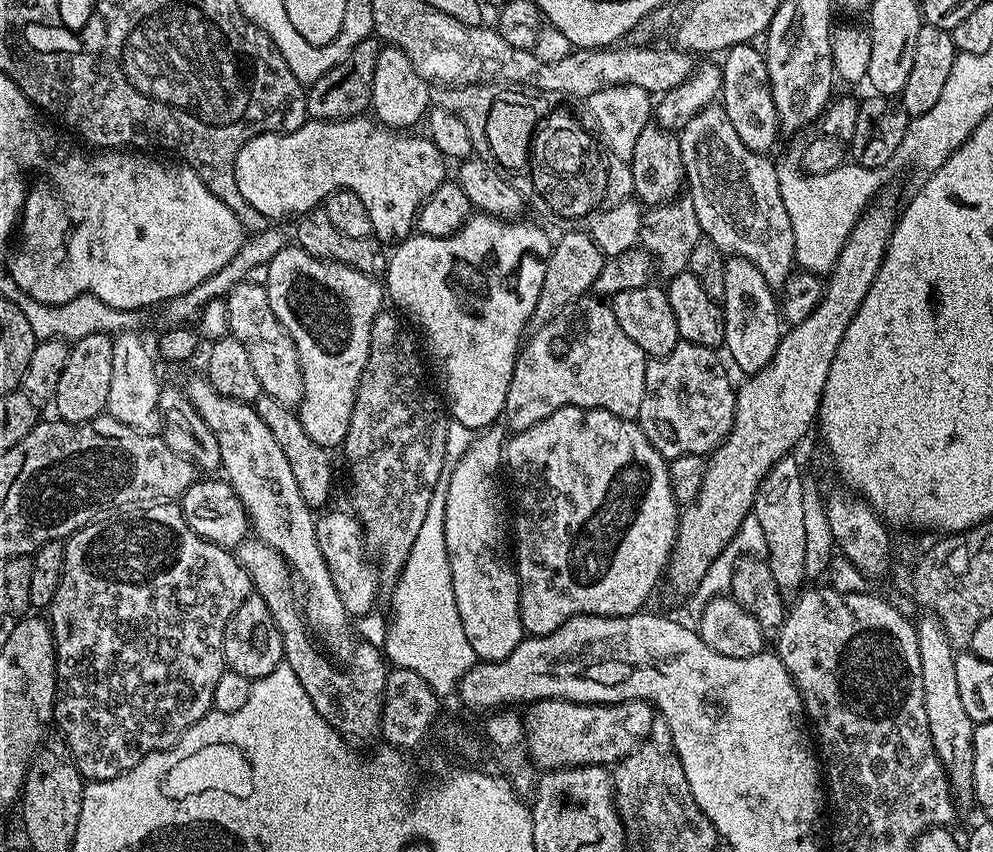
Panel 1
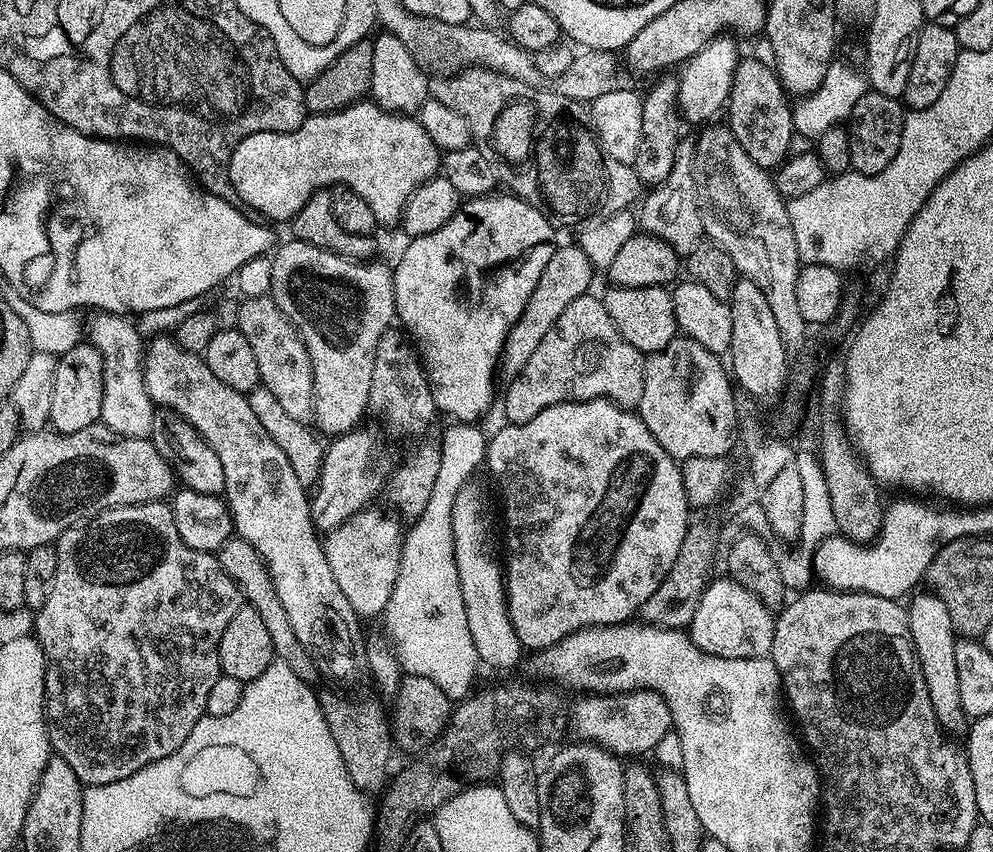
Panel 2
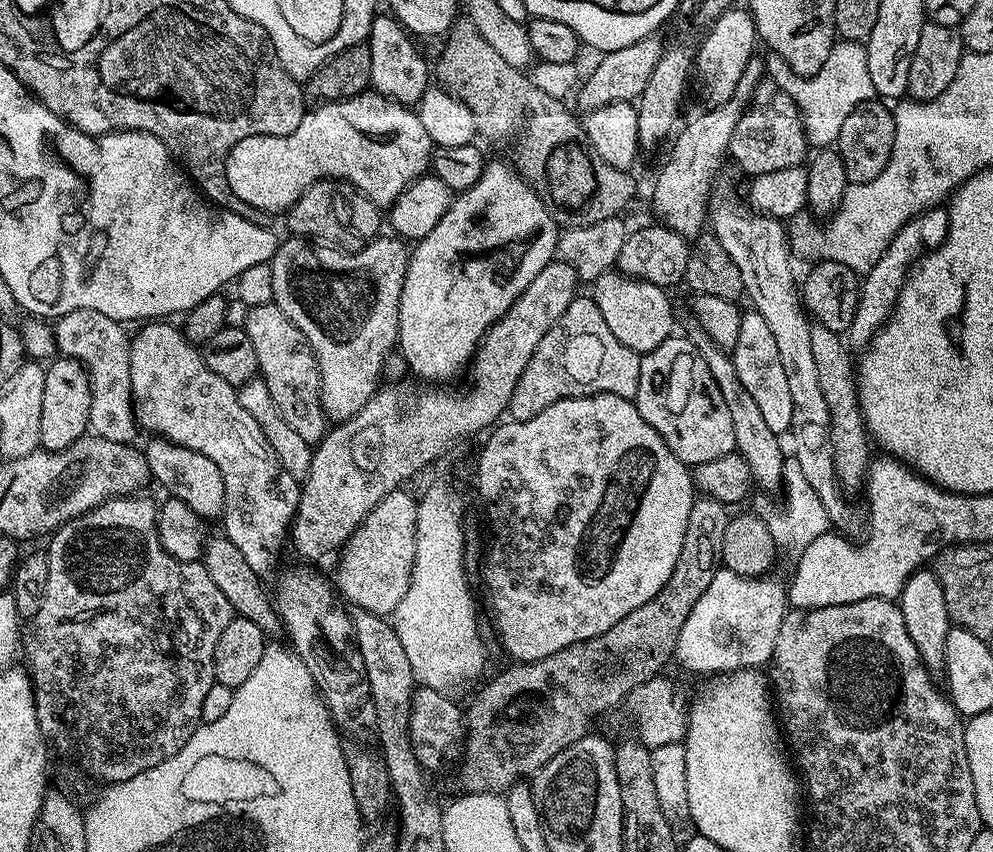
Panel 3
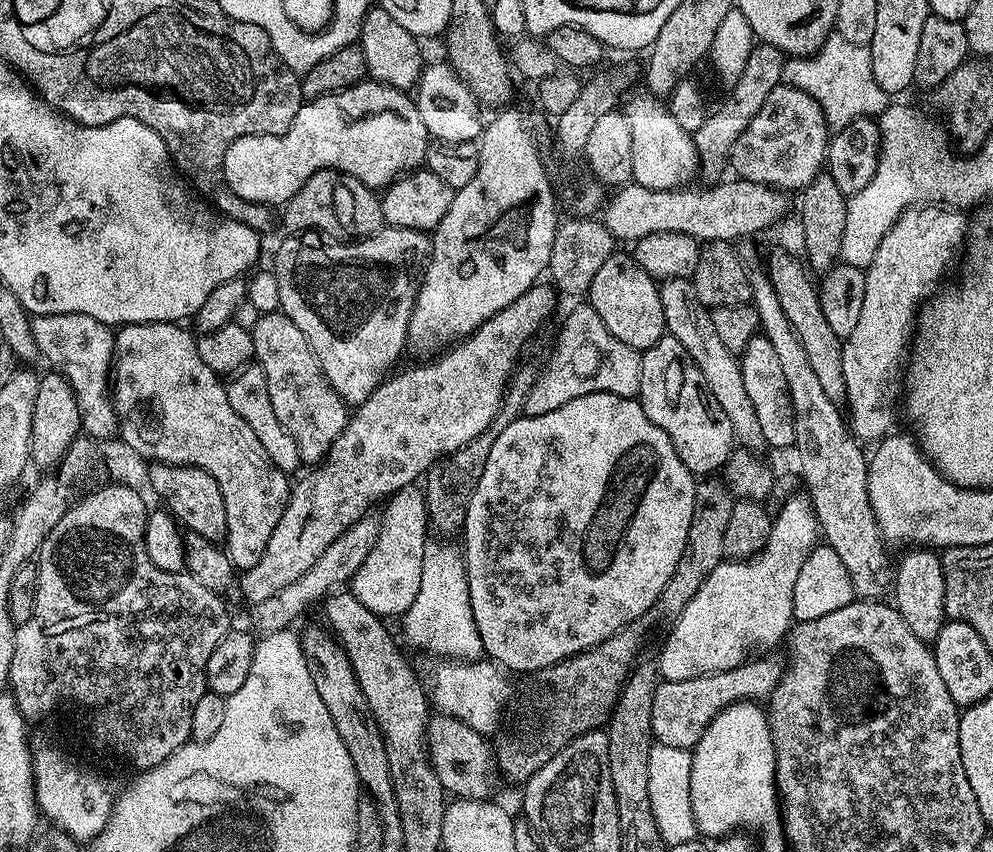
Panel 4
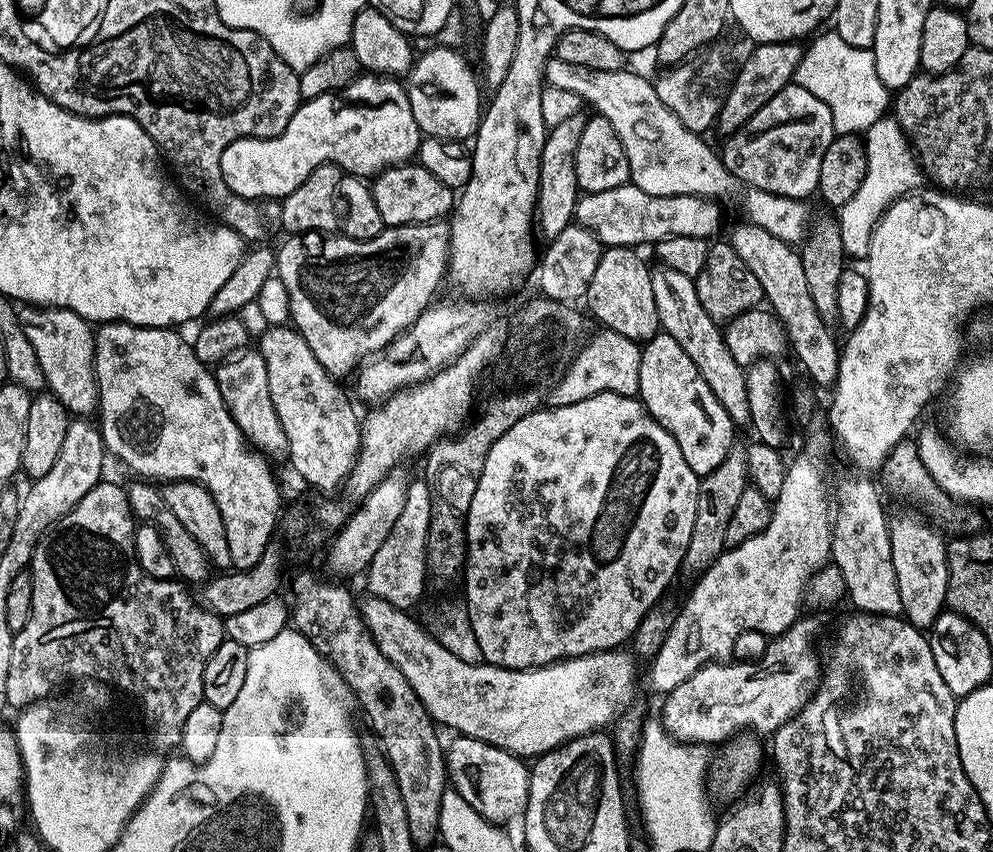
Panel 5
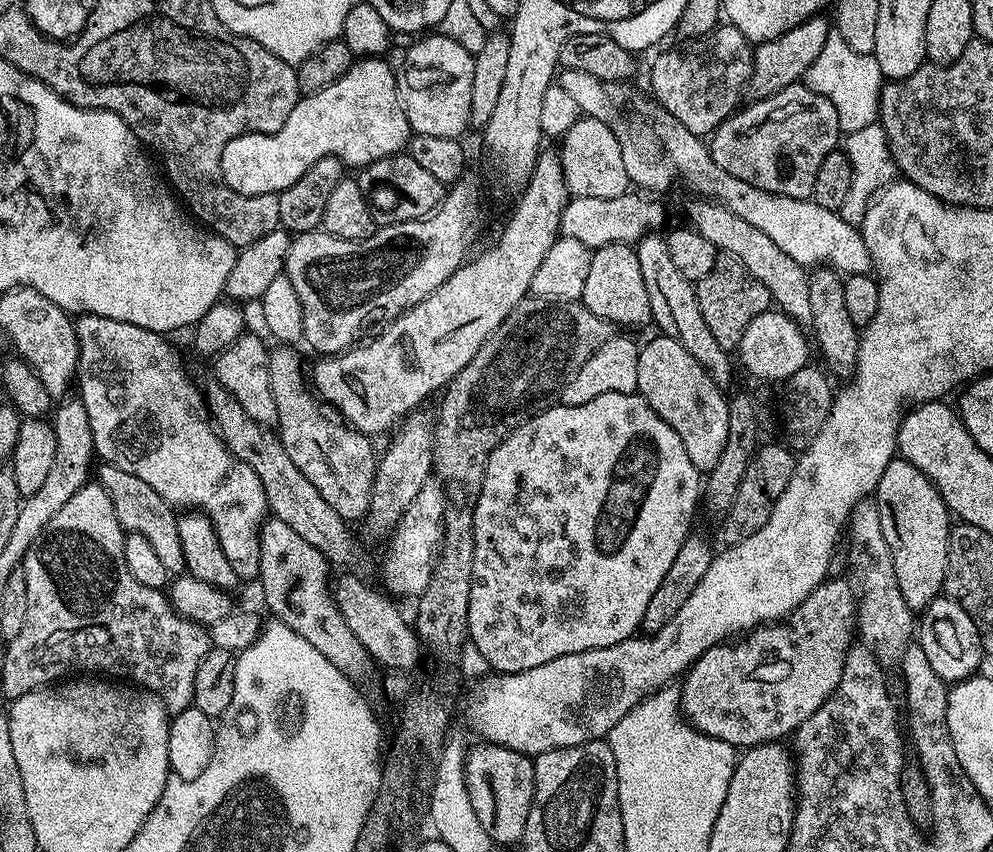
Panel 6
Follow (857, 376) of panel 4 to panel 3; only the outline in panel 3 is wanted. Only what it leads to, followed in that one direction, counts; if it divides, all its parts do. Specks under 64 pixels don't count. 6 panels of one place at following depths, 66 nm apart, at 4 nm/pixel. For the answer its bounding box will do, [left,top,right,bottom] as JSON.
[846,206,948,350]

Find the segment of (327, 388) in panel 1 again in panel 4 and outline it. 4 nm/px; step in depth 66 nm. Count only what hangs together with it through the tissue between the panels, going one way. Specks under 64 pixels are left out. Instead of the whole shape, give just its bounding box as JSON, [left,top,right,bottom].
[274,227,430,406]

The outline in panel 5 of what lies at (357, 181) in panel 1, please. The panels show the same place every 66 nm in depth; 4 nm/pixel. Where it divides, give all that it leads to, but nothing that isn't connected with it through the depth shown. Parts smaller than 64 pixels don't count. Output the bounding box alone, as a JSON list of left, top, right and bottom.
[222,74,421,200]

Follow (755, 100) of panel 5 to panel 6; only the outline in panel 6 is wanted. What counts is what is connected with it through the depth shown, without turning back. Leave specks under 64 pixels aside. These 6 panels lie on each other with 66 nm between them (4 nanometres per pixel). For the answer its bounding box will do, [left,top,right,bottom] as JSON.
[746,15,830,101]

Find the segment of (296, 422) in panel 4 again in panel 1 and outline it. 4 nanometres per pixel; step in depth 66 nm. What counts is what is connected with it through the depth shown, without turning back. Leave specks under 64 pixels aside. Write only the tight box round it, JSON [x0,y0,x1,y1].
[226,282,304,409]

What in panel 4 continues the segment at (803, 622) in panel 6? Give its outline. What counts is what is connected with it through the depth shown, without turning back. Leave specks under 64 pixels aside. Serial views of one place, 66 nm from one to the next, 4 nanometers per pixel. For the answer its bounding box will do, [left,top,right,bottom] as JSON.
[652,660,782,750]

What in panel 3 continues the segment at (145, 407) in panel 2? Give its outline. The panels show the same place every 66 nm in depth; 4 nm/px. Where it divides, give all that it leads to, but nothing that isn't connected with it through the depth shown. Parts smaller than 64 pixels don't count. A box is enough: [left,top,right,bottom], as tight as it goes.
[54,310,138,444]

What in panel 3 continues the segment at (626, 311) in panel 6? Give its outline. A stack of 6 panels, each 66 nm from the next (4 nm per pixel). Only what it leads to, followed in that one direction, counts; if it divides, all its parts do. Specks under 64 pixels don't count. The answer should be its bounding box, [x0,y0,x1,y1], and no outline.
[590,270,673,354]

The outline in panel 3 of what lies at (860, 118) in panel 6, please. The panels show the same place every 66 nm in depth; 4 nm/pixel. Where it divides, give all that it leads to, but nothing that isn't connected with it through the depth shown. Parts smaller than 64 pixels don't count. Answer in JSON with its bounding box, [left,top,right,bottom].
[763,41,875,149]

